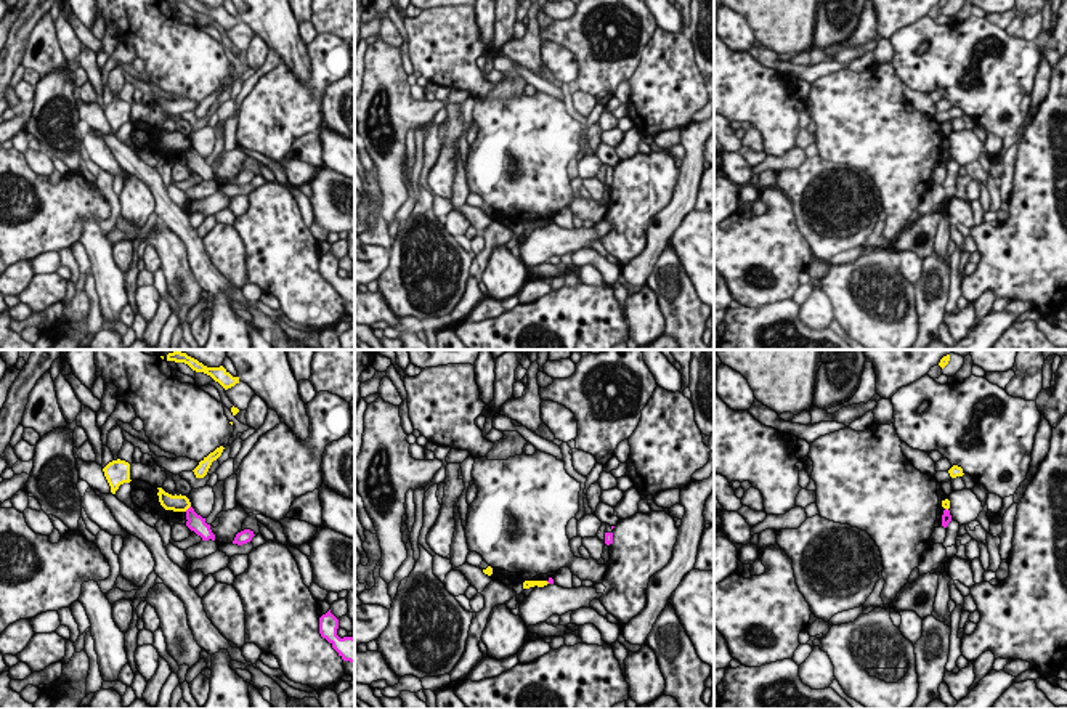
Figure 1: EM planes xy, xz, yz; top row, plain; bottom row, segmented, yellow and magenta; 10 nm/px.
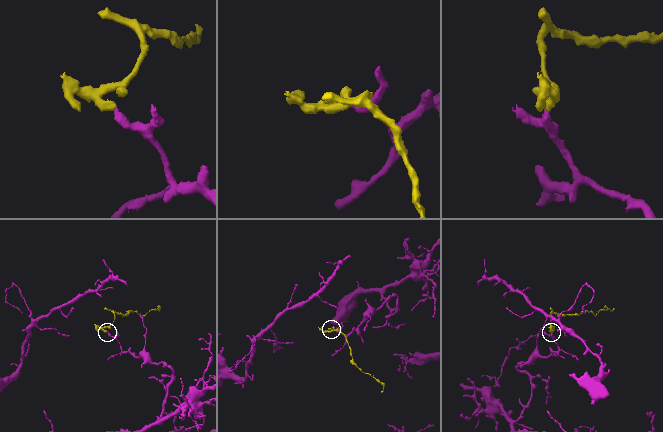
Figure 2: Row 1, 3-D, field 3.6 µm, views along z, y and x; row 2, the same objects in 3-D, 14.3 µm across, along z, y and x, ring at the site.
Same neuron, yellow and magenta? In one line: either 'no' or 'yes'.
no

